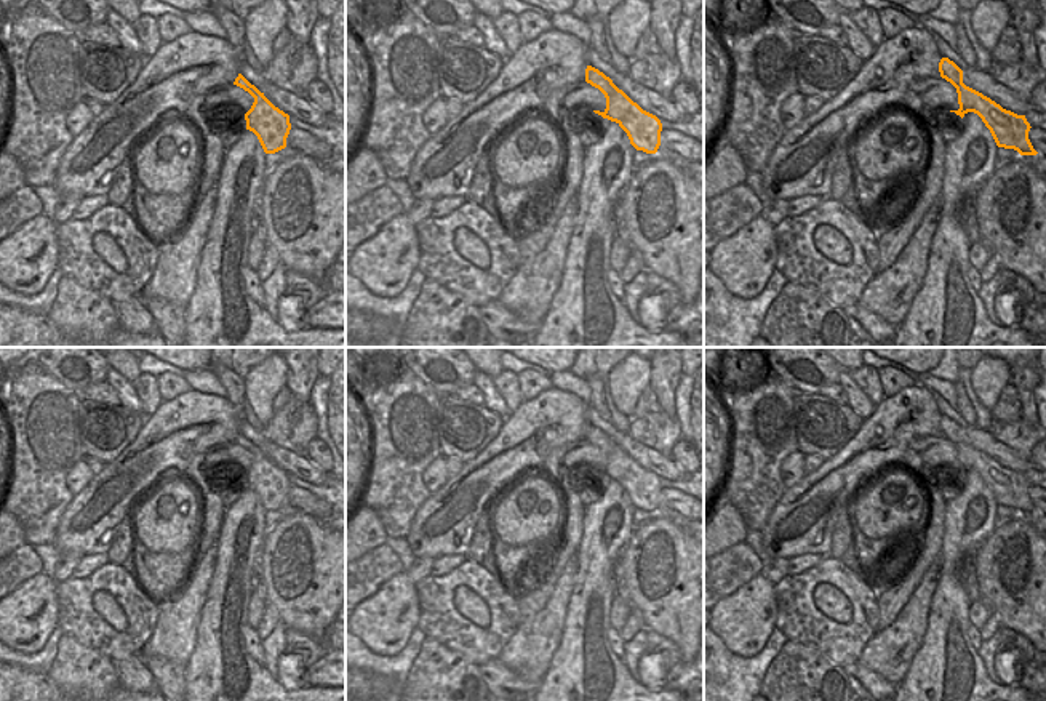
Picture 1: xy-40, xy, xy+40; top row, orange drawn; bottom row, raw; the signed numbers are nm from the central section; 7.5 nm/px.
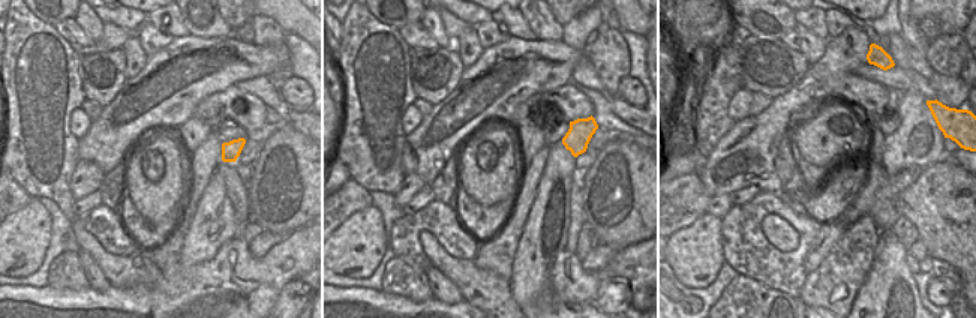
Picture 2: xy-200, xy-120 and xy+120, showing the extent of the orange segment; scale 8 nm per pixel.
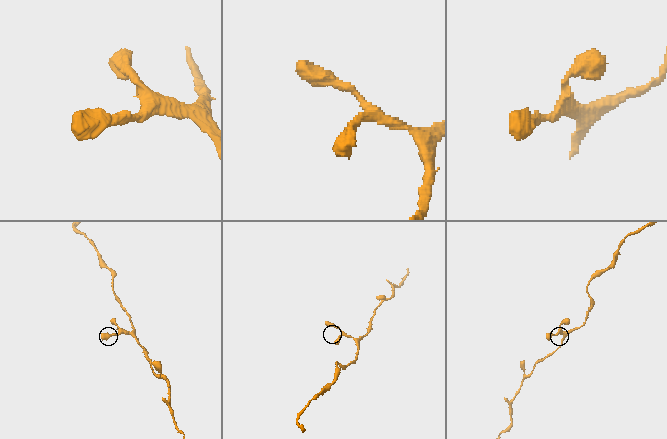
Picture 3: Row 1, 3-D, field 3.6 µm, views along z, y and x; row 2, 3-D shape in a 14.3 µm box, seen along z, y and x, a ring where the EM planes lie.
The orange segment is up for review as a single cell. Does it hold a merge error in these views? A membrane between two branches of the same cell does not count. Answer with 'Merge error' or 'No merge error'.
No merge error.

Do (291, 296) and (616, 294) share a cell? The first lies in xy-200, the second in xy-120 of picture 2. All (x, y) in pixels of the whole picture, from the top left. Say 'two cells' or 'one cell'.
one cell

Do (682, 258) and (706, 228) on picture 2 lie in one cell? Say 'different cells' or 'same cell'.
same cell

